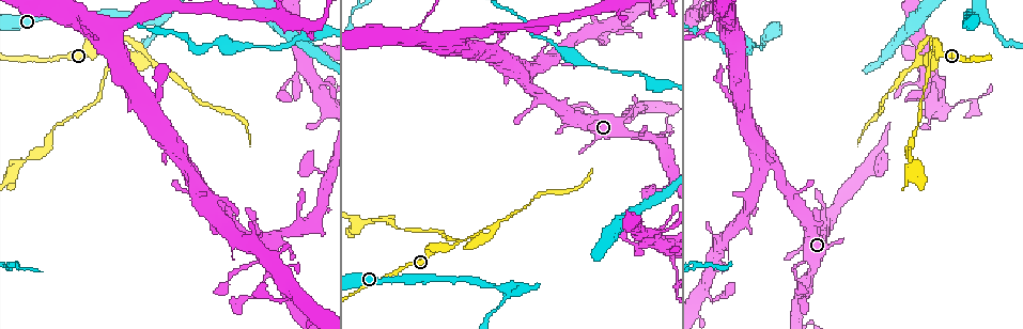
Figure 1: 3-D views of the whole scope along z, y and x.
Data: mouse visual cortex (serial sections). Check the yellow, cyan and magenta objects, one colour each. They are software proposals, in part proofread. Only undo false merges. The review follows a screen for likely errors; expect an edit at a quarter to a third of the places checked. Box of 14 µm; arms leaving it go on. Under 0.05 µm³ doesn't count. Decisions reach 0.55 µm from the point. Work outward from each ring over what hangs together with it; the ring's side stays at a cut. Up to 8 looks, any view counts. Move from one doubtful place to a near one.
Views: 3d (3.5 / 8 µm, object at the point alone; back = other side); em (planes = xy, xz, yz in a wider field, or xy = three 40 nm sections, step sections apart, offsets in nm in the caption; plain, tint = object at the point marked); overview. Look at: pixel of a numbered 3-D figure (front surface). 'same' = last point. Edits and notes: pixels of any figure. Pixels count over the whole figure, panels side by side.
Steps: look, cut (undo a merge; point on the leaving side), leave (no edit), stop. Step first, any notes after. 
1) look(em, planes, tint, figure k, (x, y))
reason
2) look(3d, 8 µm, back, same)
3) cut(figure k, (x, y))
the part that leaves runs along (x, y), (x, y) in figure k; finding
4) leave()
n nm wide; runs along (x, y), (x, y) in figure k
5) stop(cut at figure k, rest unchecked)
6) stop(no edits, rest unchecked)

look(3d, 3.5 µm, figure 1, (158, 18))
three arms meet

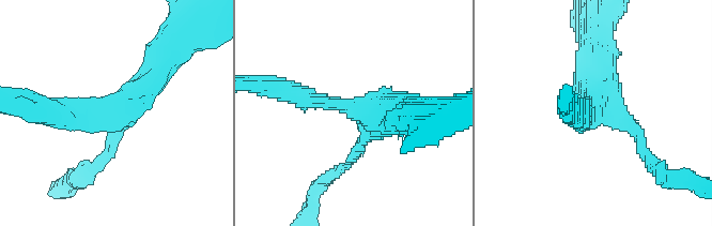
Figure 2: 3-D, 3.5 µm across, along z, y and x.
look(em, xy, step 1, tint, figure 2, (357, 110))
now the EM

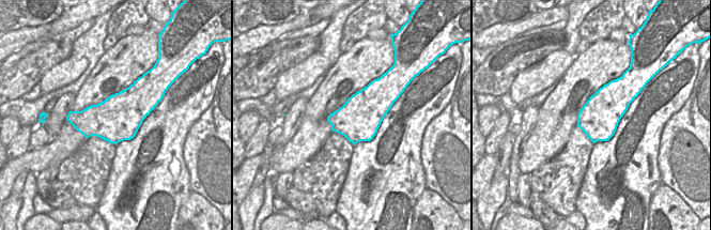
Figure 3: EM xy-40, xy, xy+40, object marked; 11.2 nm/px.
leave()
runs along (289, 92), (364, 114), (351, 157) in figure 2; one cell here

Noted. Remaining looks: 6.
look(3d, 3.5 µm, figure 1, (930, 42))
three arms meet

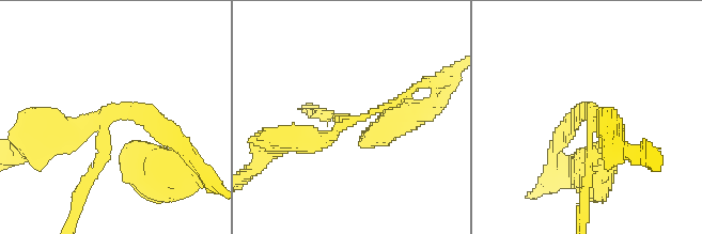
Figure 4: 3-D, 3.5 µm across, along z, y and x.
look(em, xy, step 3, tint, figure 4, (102, 121))
3 arms; arms of 150, 150, 400 nm

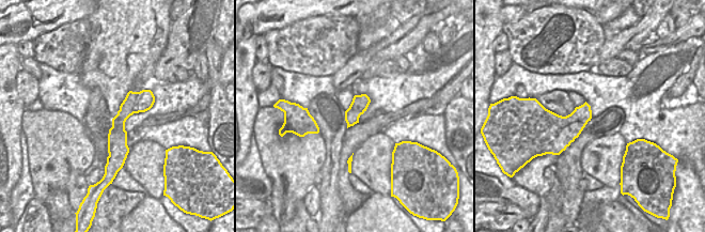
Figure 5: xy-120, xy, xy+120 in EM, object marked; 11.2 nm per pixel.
cut(figure 4, (99, 165))
190 nm wide; the part that leaves runs along (99, 129), (103, 158), (73, 221) in figure 4; a second cell is stuck on

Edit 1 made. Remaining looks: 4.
look(overview)

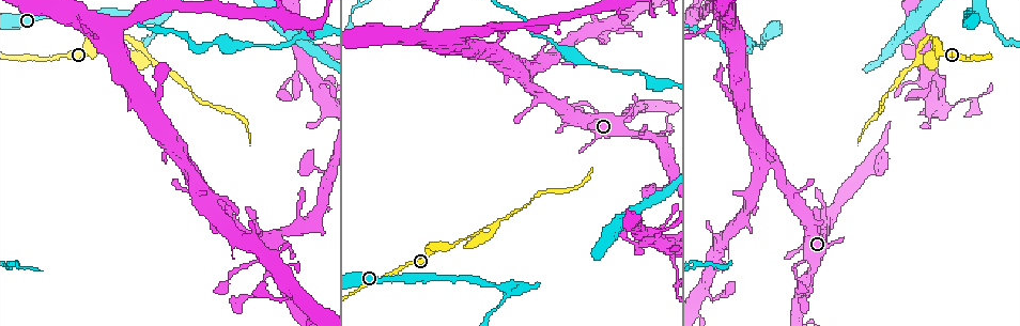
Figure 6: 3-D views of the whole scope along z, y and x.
look(3d, 3.5 µm, figure 6, (528, 84))
three-way junction

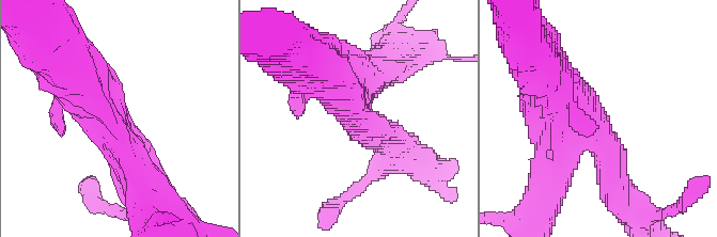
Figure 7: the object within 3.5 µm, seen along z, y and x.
look(em, xy, step 1, tint, figure 7, (595, 132))

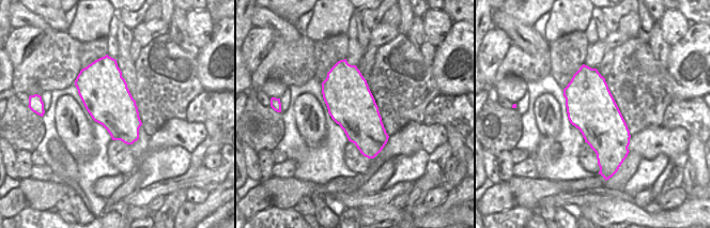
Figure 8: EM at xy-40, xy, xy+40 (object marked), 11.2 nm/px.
leave()
arms of 450, 450, 700 nm; one cell here

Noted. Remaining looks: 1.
stop(cut at figure 4, rest unchecked)

